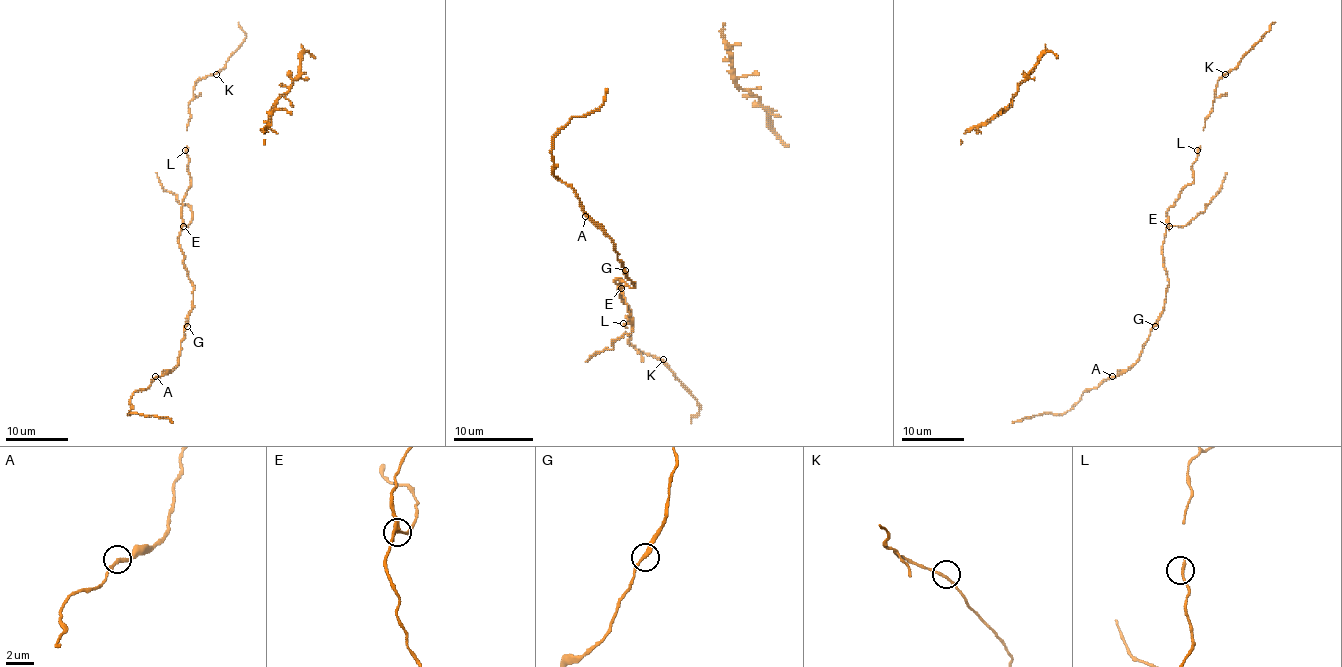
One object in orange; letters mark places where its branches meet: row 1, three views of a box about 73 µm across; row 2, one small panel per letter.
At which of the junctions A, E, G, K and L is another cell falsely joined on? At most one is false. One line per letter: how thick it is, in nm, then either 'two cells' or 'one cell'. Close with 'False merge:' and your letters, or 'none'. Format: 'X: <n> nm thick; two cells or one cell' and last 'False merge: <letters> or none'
A: 260 nm thick; one cell
E: 240 nm thick; two cells
G: 280 nm thick; one cell
K: 190 nm thick; one cell
L: 240 nm thick; one cell
False merge: E

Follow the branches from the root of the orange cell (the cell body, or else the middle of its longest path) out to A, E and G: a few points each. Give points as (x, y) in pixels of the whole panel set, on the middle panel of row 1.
A: (625, 323), (629, 308), (615, 282), (621, 280), (629, 288), (633, 284), (617, 258), (613, 242), (585, 216)
E: (625, 323), (627, 318), (629, 320), (629, 308), (619, 296), (619, 286), (621, 288)
G: (625, 323), (629, 308), (615, 282), (633, 286), (625, 270)

